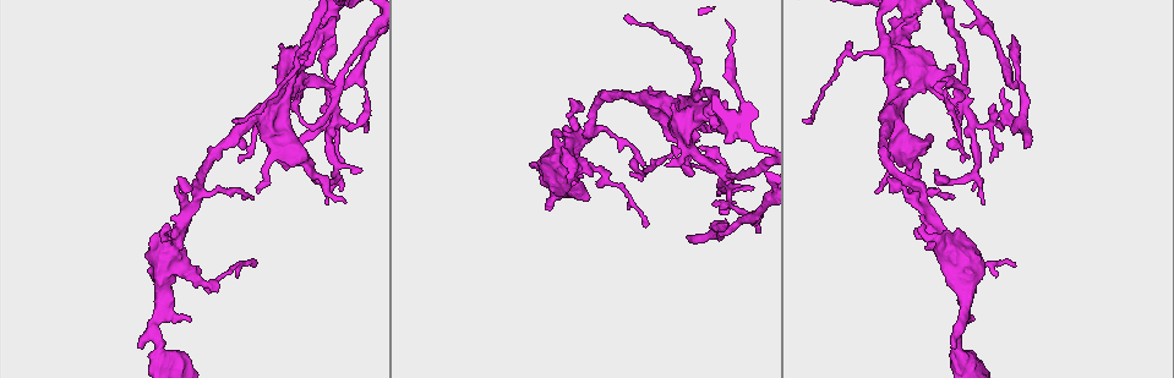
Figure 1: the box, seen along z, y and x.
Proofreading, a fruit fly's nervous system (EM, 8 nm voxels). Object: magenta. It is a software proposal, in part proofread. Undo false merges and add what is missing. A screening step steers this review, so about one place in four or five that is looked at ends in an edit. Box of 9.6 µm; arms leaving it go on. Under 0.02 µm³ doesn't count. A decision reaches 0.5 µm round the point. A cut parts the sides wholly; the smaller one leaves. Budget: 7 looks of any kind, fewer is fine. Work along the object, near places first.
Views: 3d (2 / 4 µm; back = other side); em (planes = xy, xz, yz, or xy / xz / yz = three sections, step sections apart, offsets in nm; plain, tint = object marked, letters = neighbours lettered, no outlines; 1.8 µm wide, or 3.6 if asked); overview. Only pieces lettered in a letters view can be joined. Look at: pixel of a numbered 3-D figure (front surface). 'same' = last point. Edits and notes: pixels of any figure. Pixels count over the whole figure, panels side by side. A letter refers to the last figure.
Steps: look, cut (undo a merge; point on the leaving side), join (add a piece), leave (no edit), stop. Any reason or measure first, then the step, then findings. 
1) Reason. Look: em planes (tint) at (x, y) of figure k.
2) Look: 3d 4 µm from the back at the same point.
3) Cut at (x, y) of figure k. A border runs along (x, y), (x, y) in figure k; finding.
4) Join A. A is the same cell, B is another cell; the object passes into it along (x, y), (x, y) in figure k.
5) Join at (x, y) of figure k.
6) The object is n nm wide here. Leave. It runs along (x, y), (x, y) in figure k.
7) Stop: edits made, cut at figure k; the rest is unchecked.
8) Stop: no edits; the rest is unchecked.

Sharp bend. Look: em 3.6 µm xz step 16 (letters) at (173, 254) of figure 1.

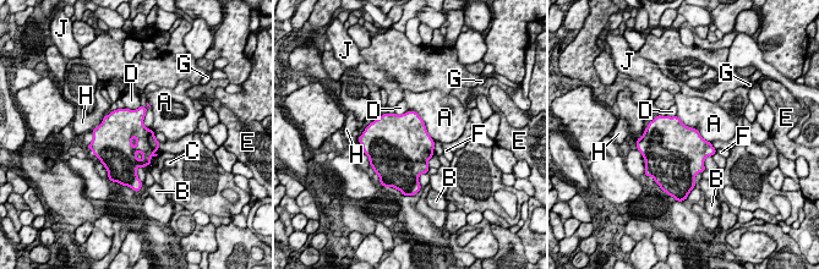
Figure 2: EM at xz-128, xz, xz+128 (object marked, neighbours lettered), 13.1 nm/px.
The object is 380 nm wide here. Leave. A, B, C, D, E, F, G, H and J are other cells; a border runs along (408, 110), (418, 114), (433, 141) in figure 2; all the same neuron.

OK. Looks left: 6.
An open end. Look: 3d 4 µm at (1030, 146) of figure 1.

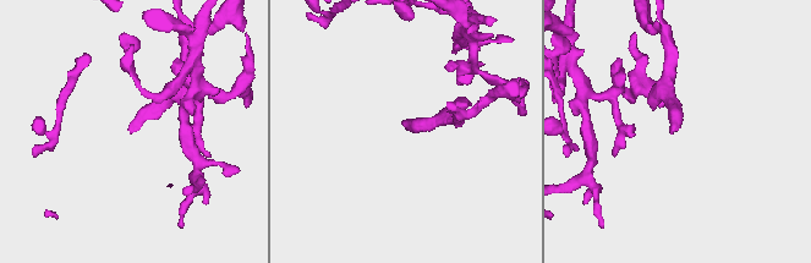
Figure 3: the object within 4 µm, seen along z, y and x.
Now the EM. Look: em planes (letters) at (130, 130) of figure 3.

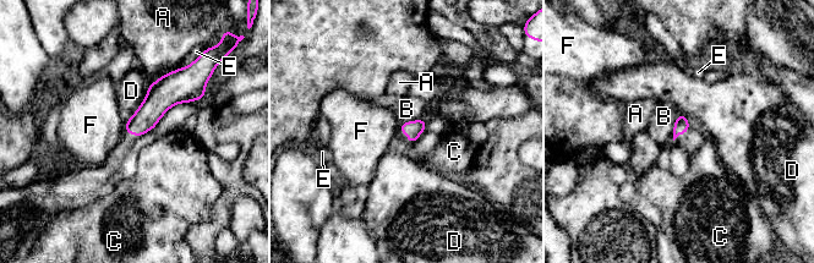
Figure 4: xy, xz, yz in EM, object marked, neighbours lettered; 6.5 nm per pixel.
Leave. A, B, C, D, E and F are other cells; a border runs along (127, 119), (126, 126), (123, 130) in figure 4; no lettered piece goes on from it.

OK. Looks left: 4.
Branch point. Look: 3d 4 µm at (266, 116) of figure 1.

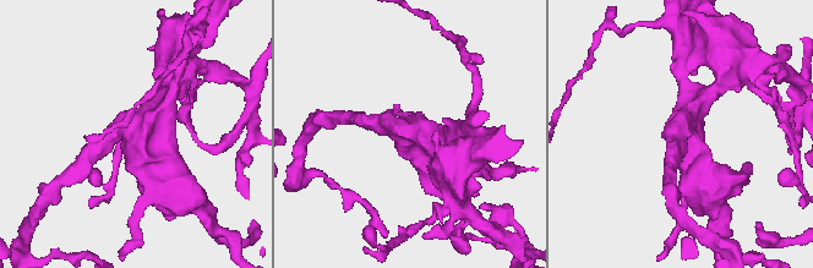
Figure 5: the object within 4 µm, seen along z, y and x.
Look: em 3.6 µm xz step 4 (tint) at (135, 132) of figure 5.

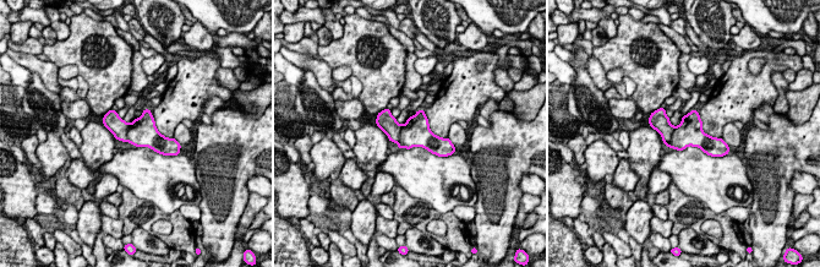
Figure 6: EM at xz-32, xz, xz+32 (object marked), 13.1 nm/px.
Look: em 3.6 µm planes (letters) at the same point.

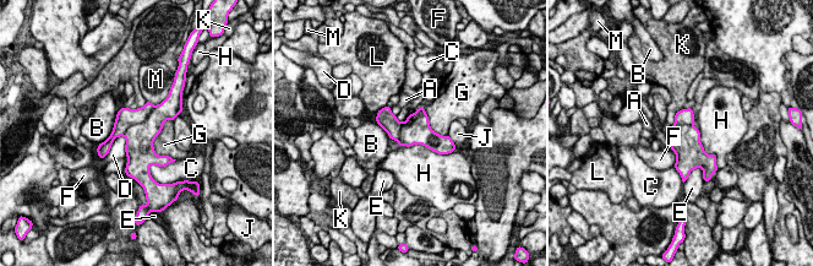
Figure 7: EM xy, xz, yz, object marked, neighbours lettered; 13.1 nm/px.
The longest contact is with H, 650 nm. Cut at (140, 137) of figure 7. A, B, C, D, E, F, G, H, J, K, L and M are other cells; a border runs along (156, 106), (123, 135) in figure 7; two neurons meet here.

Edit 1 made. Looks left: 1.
Stop: edits made, cut at figure 7; the rest is unchecked.

